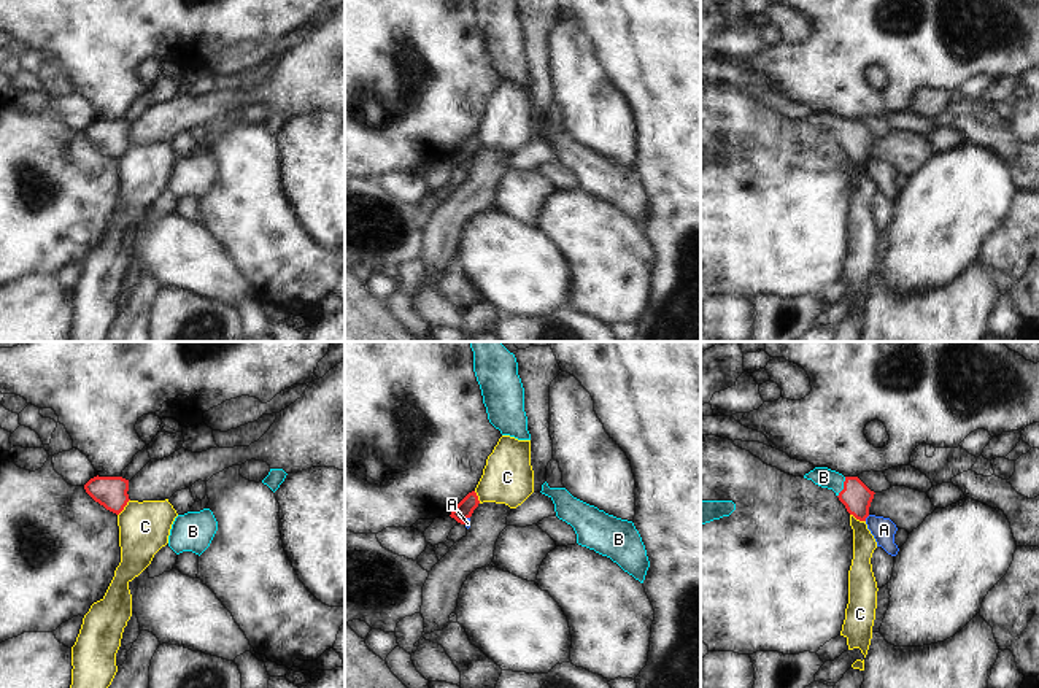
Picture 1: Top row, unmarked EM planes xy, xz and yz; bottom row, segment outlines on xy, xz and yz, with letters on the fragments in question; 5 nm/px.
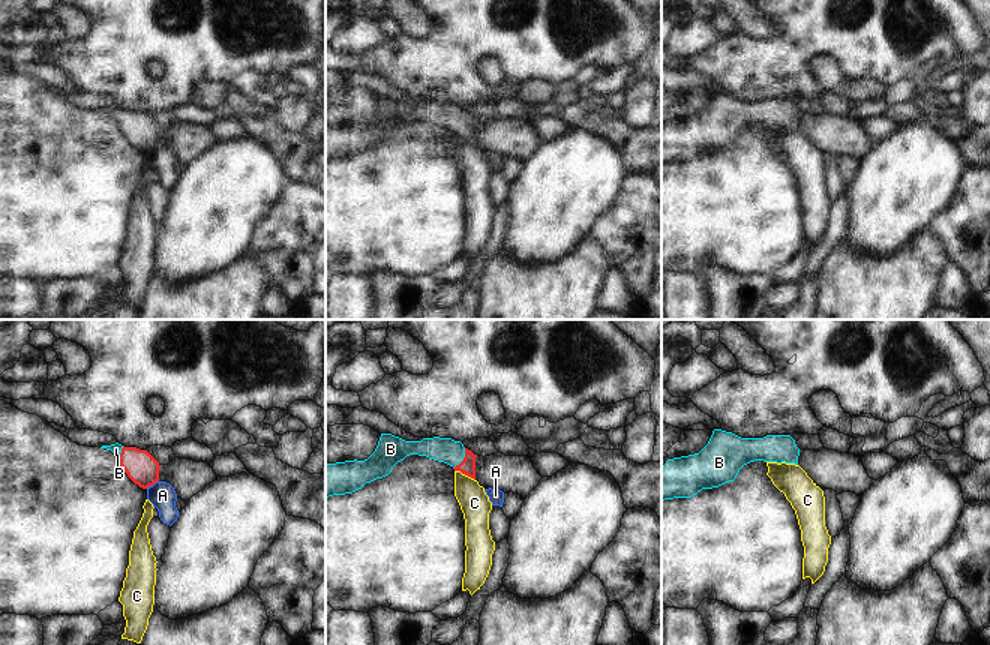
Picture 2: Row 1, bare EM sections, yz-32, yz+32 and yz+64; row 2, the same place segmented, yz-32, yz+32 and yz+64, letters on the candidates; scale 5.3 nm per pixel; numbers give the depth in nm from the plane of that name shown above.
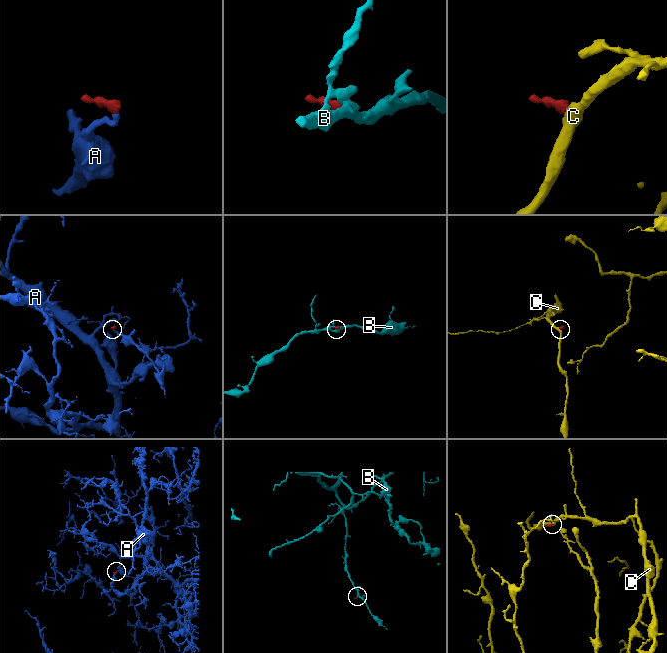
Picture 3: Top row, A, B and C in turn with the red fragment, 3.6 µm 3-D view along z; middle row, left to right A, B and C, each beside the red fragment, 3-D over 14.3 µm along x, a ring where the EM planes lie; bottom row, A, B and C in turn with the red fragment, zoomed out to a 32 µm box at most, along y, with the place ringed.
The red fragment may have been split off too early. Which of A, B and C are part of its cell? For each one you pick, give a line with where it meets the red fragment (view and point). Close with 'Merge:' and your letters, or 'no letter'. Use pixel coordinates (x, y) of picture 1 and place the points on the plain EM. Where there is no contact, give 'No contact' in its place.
B: Touches red at yz (844, 131)
Merge: B.

